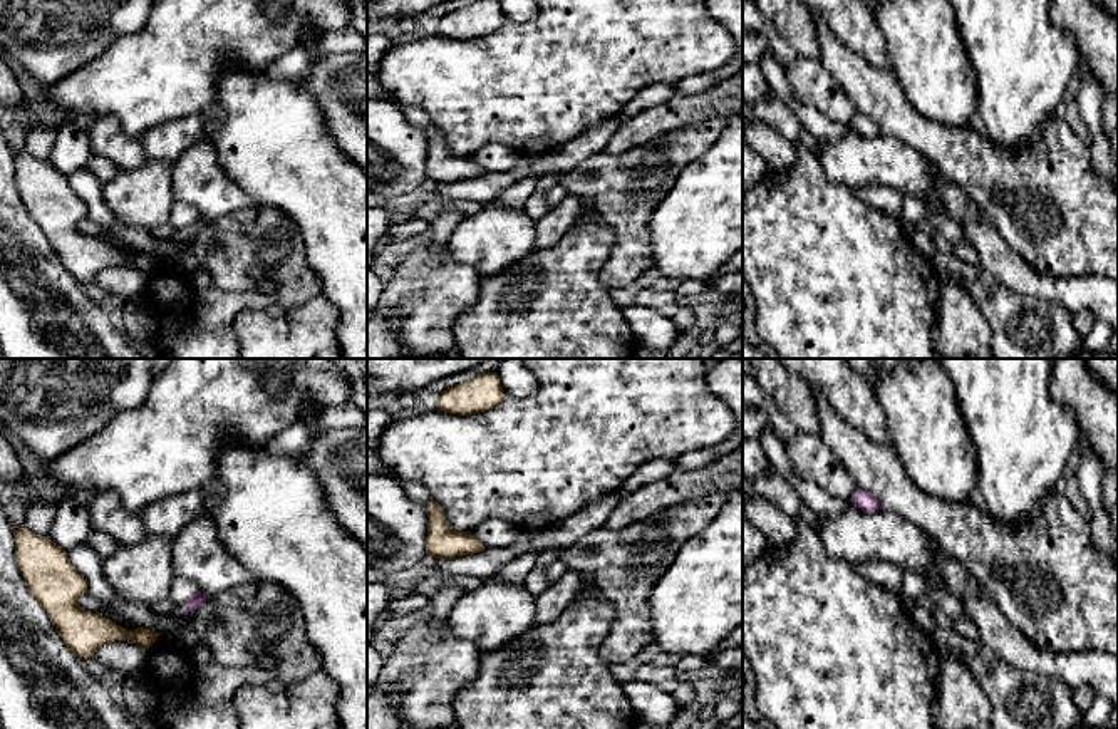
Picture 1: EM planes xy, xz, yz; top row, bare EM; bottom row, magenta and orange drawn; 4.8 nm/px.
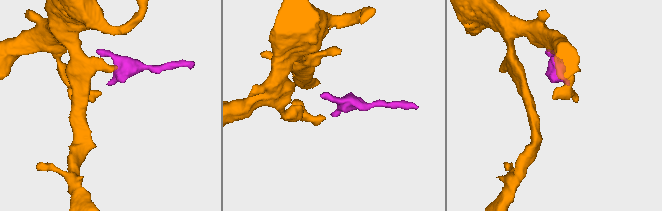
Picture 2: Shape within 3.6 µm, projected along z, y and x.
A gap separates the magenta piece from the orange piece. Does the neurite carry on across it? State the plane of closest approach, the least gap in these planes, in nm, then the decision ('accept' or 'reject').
nearest in xy; 160 nm apart; reject

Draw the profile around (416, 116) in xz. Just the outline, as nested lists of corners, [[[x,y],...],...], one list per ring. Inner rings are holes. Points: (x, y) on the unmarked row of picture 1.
[[[407,106],[407,107],[402,107],[402,111],[404,111],[406,119],[412,126],[422,129],[424,132],[427,132],[427,129],[432,126],[429,114],[424,109],[417,106]]]

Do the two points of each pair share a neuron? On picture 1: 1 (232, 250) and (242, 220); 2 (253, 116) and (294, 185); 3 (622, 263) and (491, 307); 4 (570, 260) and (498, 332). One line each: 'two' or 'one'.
1: two
2: one
3: two
4: one

